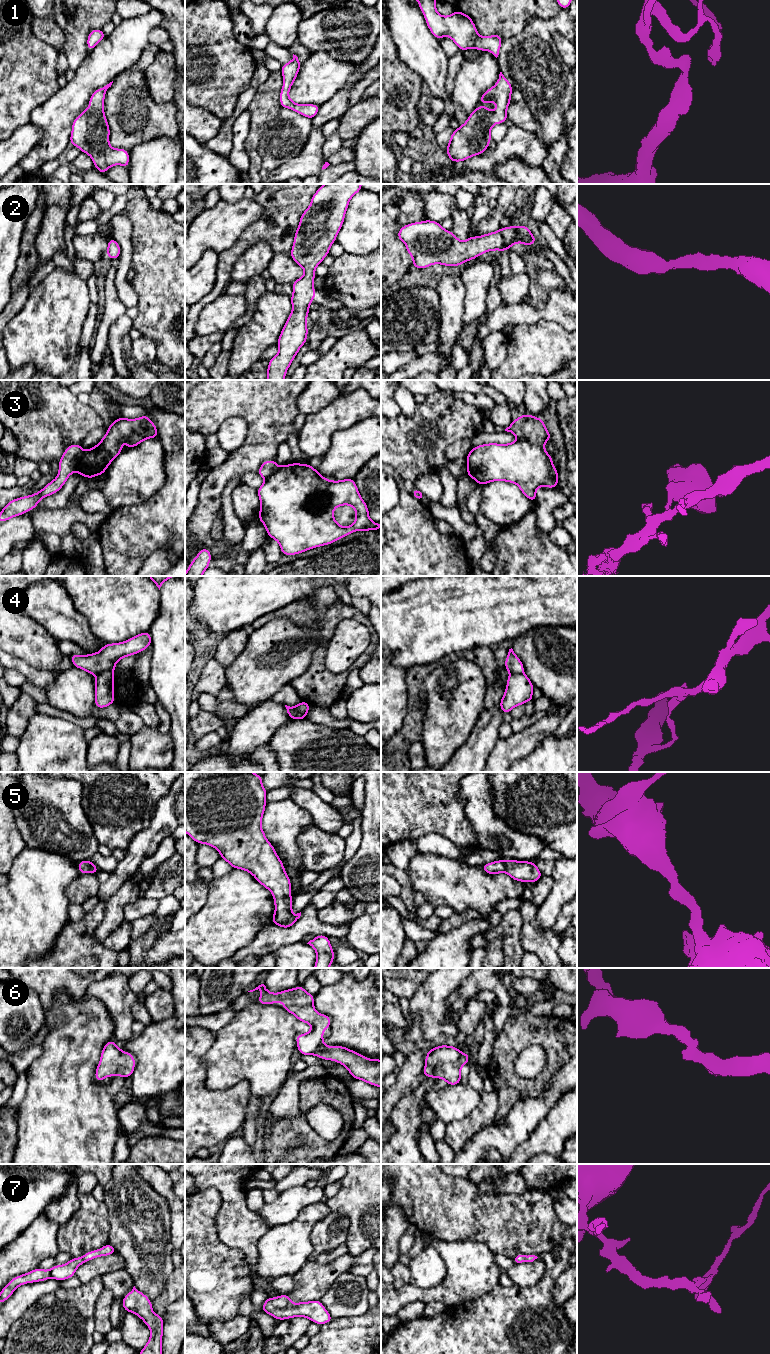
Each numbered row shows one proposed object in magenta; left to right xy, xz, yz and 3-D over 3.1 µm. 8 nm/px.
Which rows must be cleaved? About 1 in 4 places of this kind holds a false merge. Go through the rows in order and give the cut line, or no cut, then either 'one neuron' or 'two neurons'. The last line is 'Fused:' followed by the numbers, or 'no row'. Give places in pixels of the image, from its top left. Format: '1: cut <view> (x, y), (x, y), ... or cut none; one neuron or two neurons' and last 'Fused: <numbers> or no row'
1: cut none; one neuron
2: cut none; one neuron
3: cut xy (83, 452), (76, 468); two neurons
4: cut xy (113, 670), (104, 670), (97, 675); two neurons
5: cut none; one neuron
6: cut none; one neuron
7: cut none; one neuron
Fused: 3, 4

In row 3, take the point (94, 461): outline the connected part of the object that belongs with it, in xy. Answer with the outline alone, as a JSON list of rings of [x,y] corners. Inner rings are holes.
[[[147,414],[136,419],[119,417],[111,422],[107,433],[96,446],[83,452],[77,462],[77,472],[90,479],[103,475],[111,462],[122,452],[122,438],[130,449],[146,439],[158,438],[158,430]]]

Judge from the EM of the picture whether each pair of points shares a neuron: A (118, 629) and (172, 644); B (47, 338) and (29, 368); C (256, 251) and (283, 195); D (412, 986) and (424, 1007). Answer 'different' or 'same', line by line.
A: different
B: different
C: different
D: different

